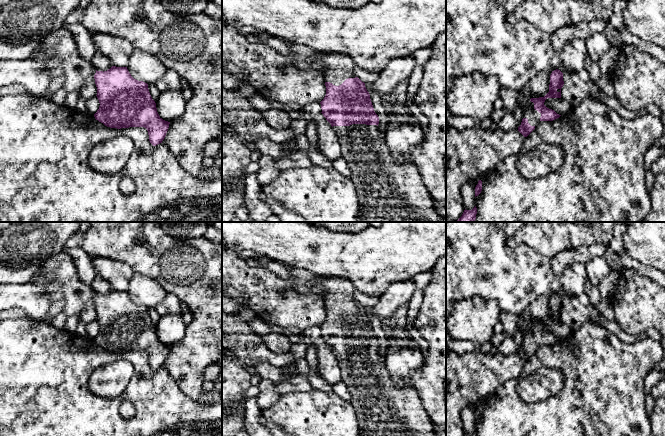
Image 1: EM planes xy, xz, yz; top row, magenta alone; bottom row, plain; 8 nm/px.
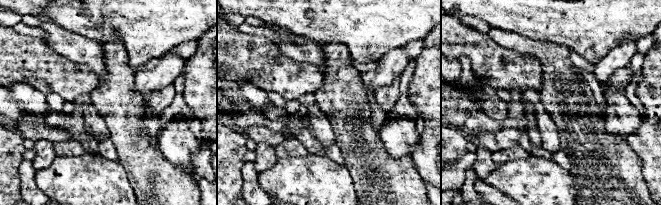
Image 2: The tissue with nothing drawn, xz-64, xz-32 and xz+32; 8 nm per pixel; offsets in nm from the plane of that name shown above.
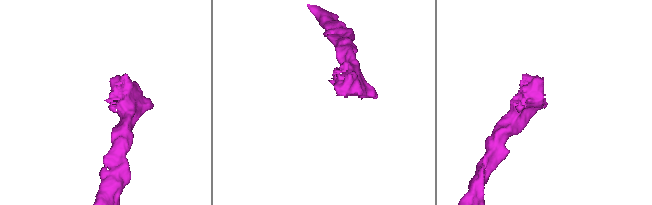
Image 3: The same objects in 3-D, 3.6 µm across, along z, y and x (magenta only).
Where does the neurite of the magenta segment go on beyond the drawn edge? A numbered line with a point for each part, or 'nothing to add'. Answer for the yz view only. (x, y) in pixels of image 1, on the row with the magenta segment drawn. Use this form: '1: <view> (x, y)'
1: yz (533, 116)

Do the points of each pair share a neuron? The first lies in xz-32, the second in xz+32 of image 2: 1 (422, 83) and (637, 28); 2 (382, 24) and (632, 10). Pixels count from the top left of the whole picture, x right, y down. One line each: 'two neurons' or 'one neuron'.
1: two neurons
2: one neuron

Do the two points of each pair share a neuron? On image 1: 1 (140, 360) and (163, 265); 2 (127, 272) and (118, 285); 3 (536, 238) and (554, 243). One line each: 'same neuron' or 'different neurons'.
1: different neurons
2: same neuron
3: same neuron

